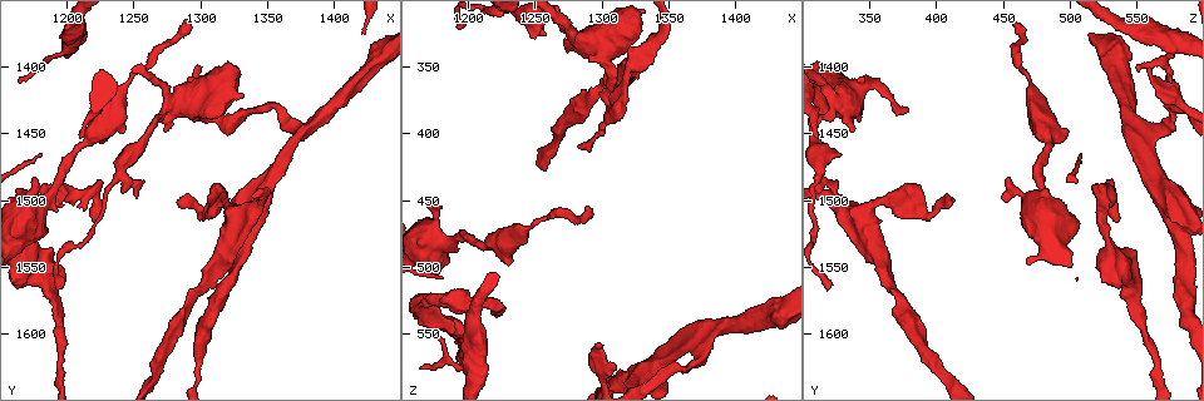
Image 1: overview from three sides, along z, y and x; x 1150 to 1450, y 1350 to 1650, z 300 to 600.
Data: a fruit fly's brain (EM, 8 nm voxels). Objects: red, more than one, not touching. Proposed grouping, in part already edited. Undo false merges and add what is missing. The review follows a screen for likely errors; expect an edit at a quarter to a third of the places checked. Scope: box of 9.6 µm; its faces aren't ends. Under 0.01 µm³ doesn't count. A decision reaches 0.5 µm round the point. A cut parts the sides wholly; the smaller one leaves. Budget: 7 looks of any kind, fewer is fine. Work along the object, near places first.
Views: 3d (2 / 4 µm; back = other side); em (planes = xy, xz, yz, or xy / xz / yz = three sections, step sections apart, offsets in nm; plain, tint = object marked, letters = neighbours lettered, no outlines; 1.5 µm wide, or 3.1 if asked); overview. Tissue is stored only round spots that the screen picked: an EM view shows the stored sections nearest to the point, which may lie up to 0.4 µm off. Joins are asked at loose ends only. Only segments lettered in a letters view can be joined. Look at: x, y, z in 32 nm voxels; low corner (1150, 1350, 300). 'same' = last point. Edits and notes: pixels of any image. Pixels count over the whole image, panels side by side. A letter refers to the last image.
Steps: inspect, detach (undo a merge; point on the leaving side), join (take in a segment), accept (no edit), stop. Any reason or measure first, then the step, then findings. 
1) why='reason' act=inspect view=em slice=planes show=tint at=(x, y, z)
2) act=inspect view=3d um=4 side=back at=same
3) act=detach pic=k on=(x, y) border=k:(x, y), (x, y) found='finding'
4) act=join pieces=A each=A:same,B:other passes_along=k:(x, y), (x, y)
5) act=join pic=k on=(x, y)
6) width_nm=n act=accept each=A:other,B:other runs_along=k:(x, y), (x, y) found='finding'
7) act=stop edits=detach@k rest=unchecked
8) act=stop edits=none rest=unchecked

why='tapers out' act=inspect view=3d um=2 at=(1306, 1436, 380)

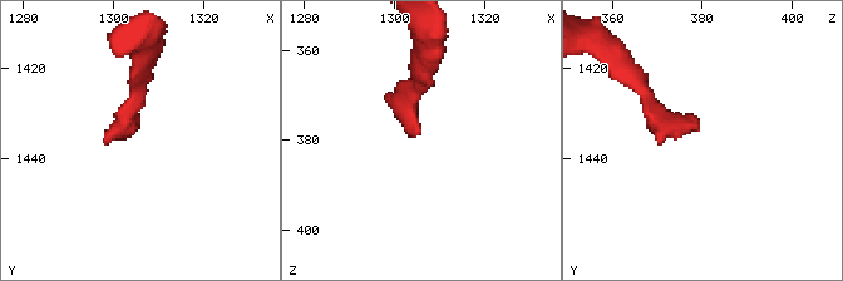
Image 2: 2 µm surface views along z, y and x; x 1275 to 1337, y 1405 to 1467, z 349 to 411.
why='need the tissue' act=inspect view=em slice=planes show=letters at=(1306, 1434, 379)

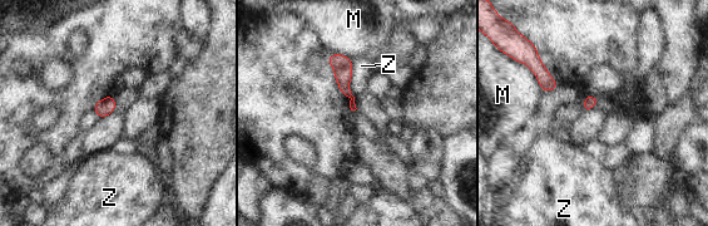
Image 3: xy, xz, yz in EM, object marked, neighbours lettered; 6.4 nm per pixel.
act=accept each=M:other,Z:other border=3:(350, 59), (350, 93), (354, 97) found='no lettered segment goes on from it'

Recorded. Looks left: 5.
why='an open end' act=inspect view=em slice=planes show=letters at=(1252, 1496, 328)

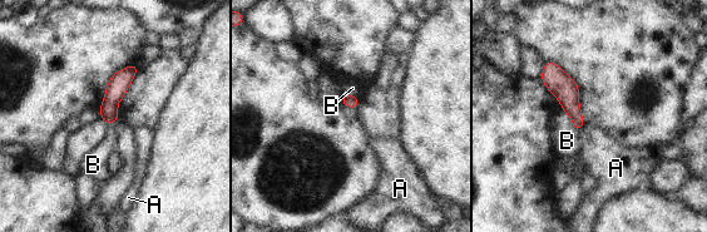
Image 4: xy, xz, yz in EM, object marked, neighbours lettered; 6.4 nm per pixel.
longest_contact=B:170nm act=accept each=A:other,B:other runs_along=4:(548, 65), (567, 92), (578, 126) found='no lettered segment goes on from it'

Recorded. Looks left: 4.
why='thin end' act=inspect view=em slice=yz step=4 show=plain at=(1176, 1400, 550)

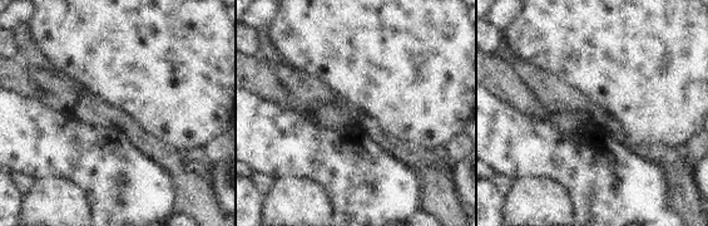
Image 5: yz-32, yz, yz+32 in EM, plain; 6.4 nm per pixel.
act=inspect view=em slice=yz step=4 show=letters at=same

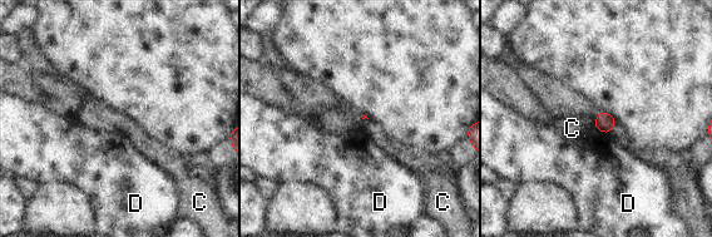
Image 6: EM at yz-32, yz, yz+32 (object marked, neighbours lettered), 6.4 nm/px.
act=accept each=C:other,D:other border=6:(594, 118), (594, 126), (598, 129) found='no lettered segment goes on from it'

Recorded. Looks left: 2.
act=stop edits=none rest=unchecked

